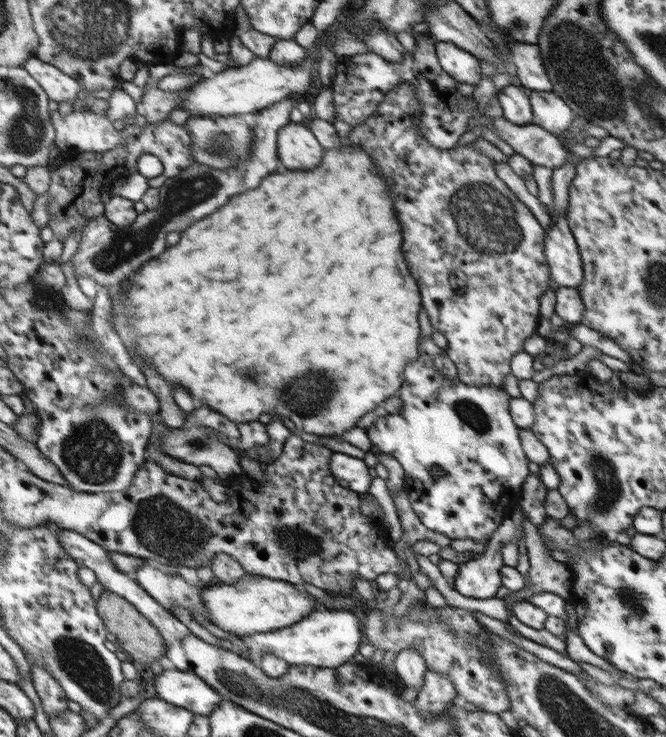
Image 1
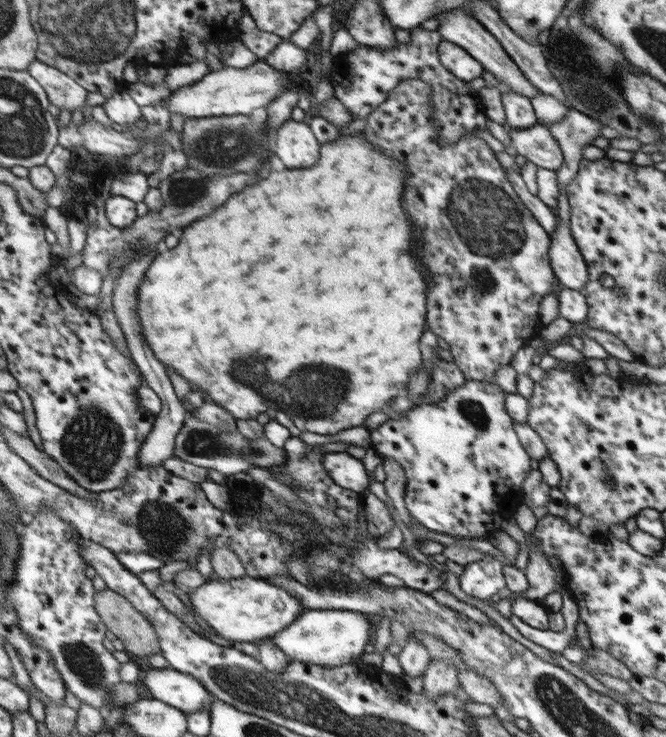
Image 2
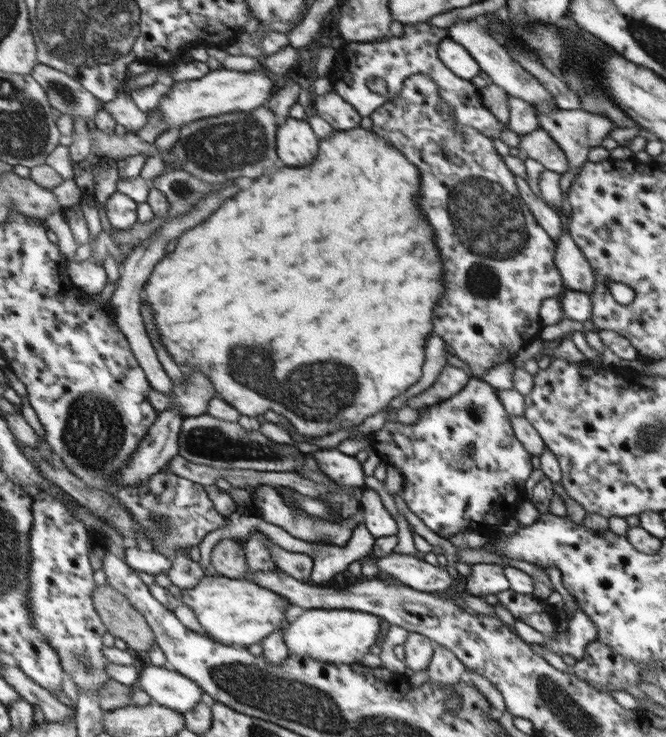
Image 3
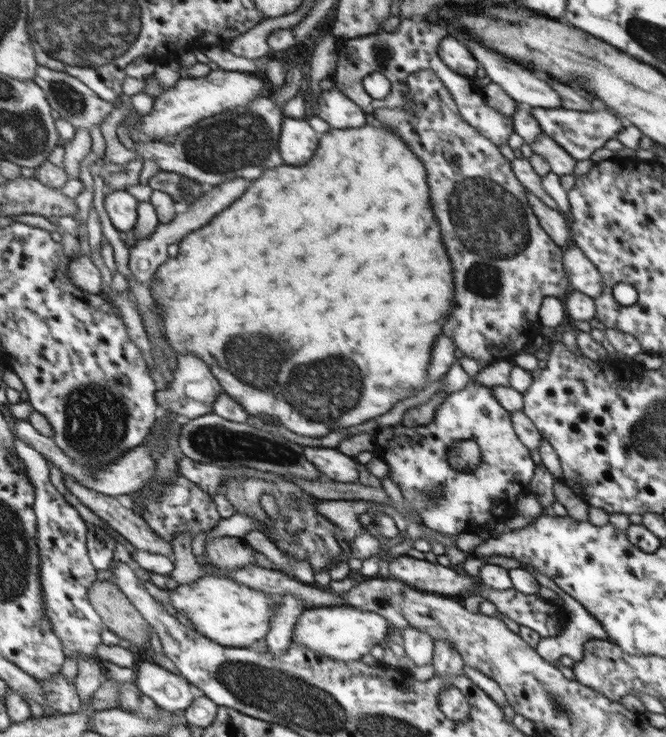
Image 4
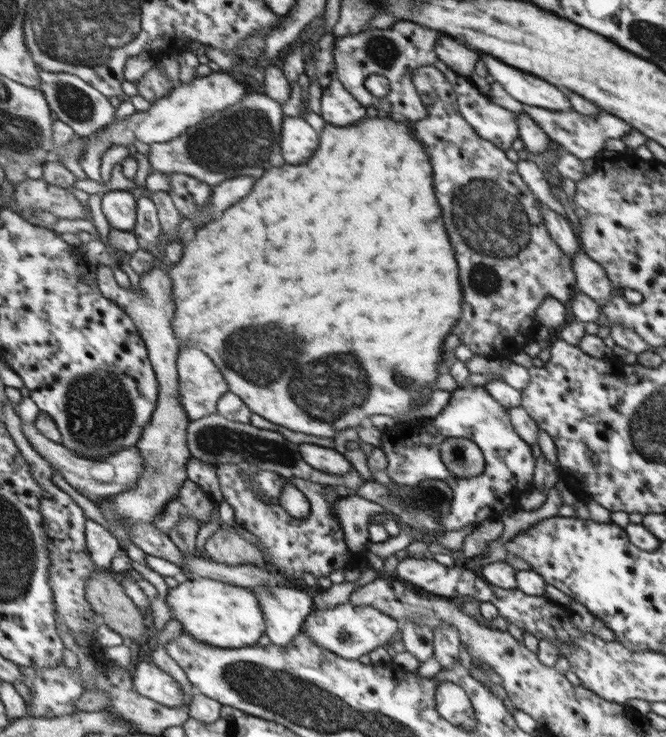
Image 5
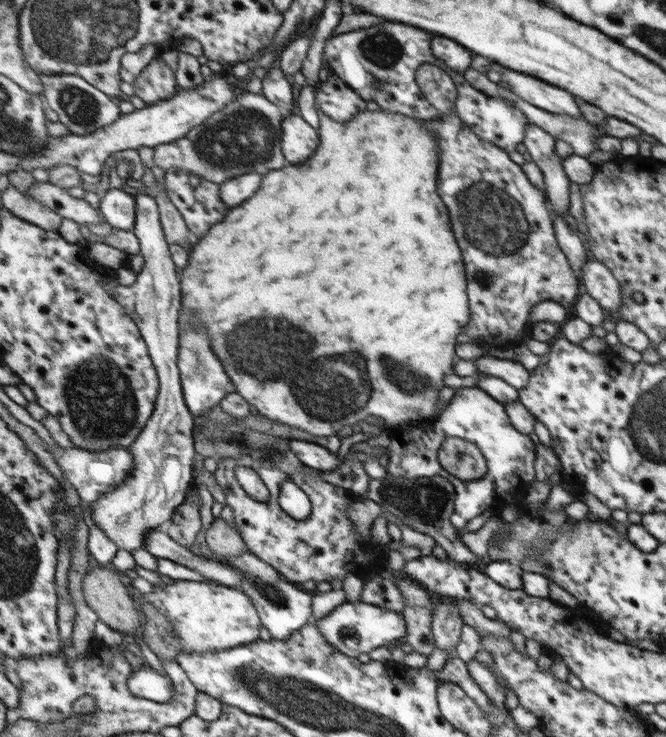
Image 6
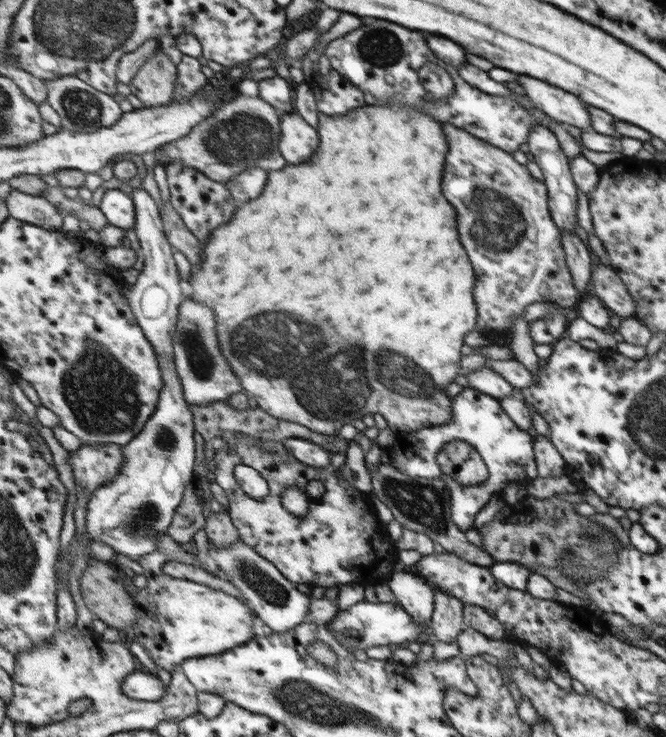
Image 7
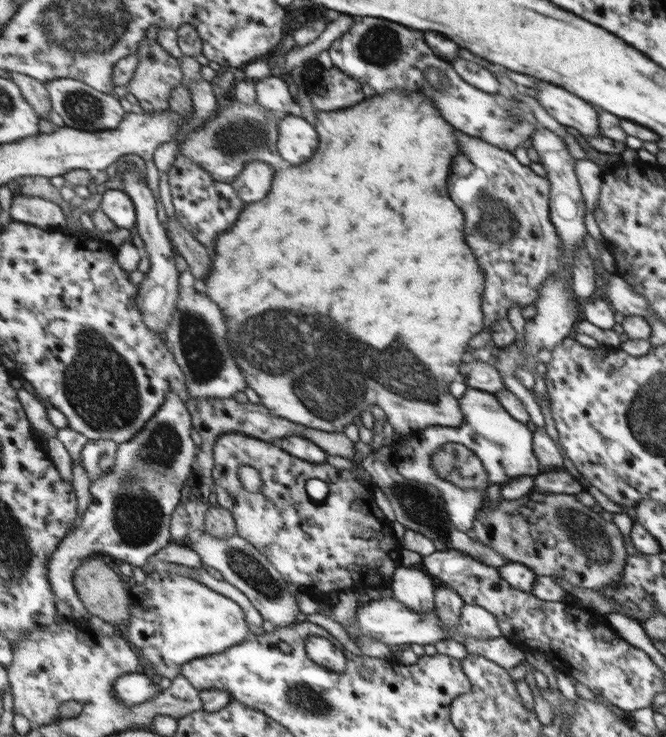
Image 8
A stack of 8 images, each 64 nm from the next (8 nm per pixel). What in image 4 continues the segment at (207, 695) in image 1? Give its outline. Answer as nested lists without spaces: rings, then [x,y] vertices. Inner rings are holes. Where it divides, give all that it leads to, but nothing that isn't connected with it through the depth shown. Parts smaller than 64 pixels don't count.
[[[148,661],[139,662],[138,667],[139,675],[136,683],[141,687],[141,692],[169,712],[186,712],[201,695],[198,688],[182,674],[178,676]]]

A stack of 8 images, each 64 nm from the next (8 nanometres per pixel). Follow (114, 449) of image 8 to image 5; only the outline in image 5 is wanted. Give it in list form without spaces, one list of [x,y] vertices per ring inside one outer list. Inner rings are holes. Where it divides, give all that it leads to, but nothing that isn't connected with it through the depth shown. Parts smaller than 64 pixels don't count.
[[[31,423],[24,424],[24,434],[33,442],[33,446],[38,452],[44,456],[55,469],[62,472],[66,481],[72,485],[80,494],[86,496],[91,501],[100,501],[104,498],[113,498],[118,494],[124,494],[132,488],[136,488],[138,482],[142,482],[142,476],[147,471],[146,459],[142,457],[142,451],[138,446],[130,447],[122,450],[114,456],[102,458],[102,460],[92,460],[92,458],[84,458],[78,452],[70,450],[62,443],[55,442],[46,437],[37,426]]]

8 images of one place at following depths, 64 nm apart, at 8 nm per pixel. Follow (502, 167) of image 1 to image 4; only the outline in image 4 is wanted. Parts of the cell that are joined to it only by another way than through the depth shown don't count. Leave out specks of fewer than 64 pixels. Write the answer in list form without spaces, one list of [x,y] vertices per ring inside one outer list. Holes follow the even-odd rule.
[[[529,192],[529,202],[538,218],[538,222],[548,231],[550,238],[557,242],[559,247],[567,248],[571,244],[569,222],[562,217],[558,210],[548,207],[531,192]]]

